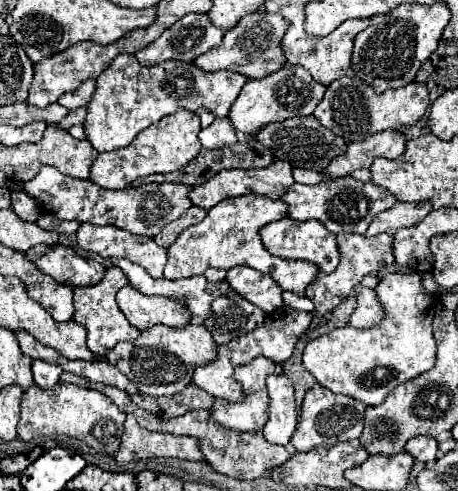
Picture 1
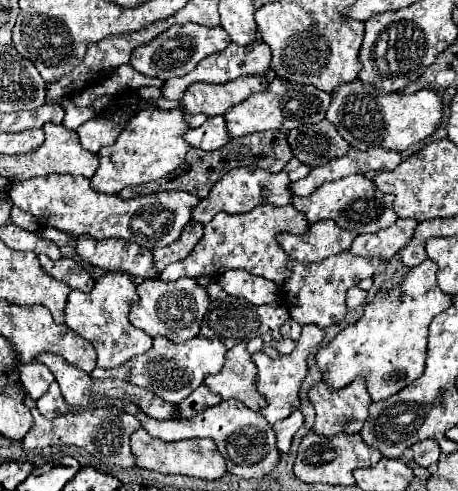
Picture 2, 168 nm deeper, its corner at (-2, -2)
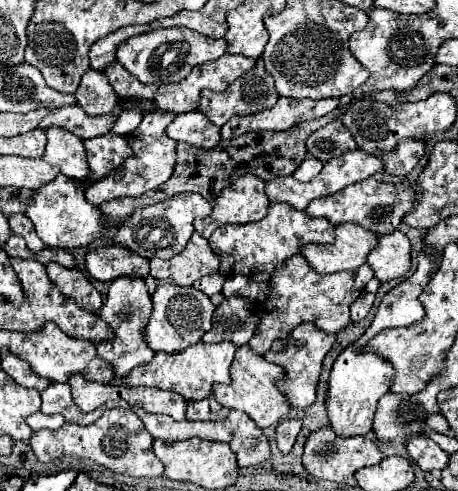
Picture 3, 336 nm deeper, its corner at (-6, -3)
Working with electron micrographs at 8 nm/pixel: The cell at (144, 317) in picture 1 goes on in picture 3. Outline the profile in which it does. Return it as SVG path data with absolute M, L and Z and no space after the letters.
M164 283L160 285L154 295L154 311L150 315L148 325L144 327L144 341L148 343L148 347L152 351L182 351L190 345L196 345L202 335L206 331L210 331L210 319L214 313L214 305L210 301L208 295L204 295L202 291L194 289L194 287L180 287L180 285L172 285L172 283Z

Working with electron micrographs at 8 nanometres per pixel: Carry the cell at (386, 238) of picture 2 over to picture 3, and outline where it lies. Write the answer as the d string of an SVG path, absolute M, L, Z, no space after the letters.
M394 231L378 237L378 245L368 253L376 279L390 281L408 273L410 269L410 241L406 233Z

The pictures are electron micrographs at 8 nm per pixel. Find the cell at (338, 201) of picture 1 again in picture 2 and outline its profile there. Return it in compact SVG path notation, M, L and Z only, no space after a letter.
M354 174L348 178L340 178L336 182L324 182L320 188L316 188L306 198L292 198L292 206L300 210L308 222L320 222L320 220L336 220L336 224L344 230L354 230L358 234L370 234L384 230L392 226L398 216L394 212L394 198L392 194L380 192L372 180L368 180L364 174Z

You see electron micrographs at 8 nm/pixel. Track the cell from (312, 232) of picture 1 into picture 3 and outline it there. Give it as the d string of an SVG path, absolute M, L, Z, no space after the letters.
M342 223L334 227L334 243L308 243L300 247L300 253L316 273L336 273L364 265L368 249L374 245L376 235L372 231L364 231L354 223Z

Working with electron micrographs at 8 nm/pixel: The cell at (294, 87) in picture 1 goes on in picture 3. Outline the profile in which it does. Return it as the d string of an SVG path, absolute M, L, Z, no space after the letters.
M278 97L272 109L258 111L254 115L236 115L221 128L222 139L234 139L248 131L286 131L296 123L318 119L338 107L338 99L292 99Z

